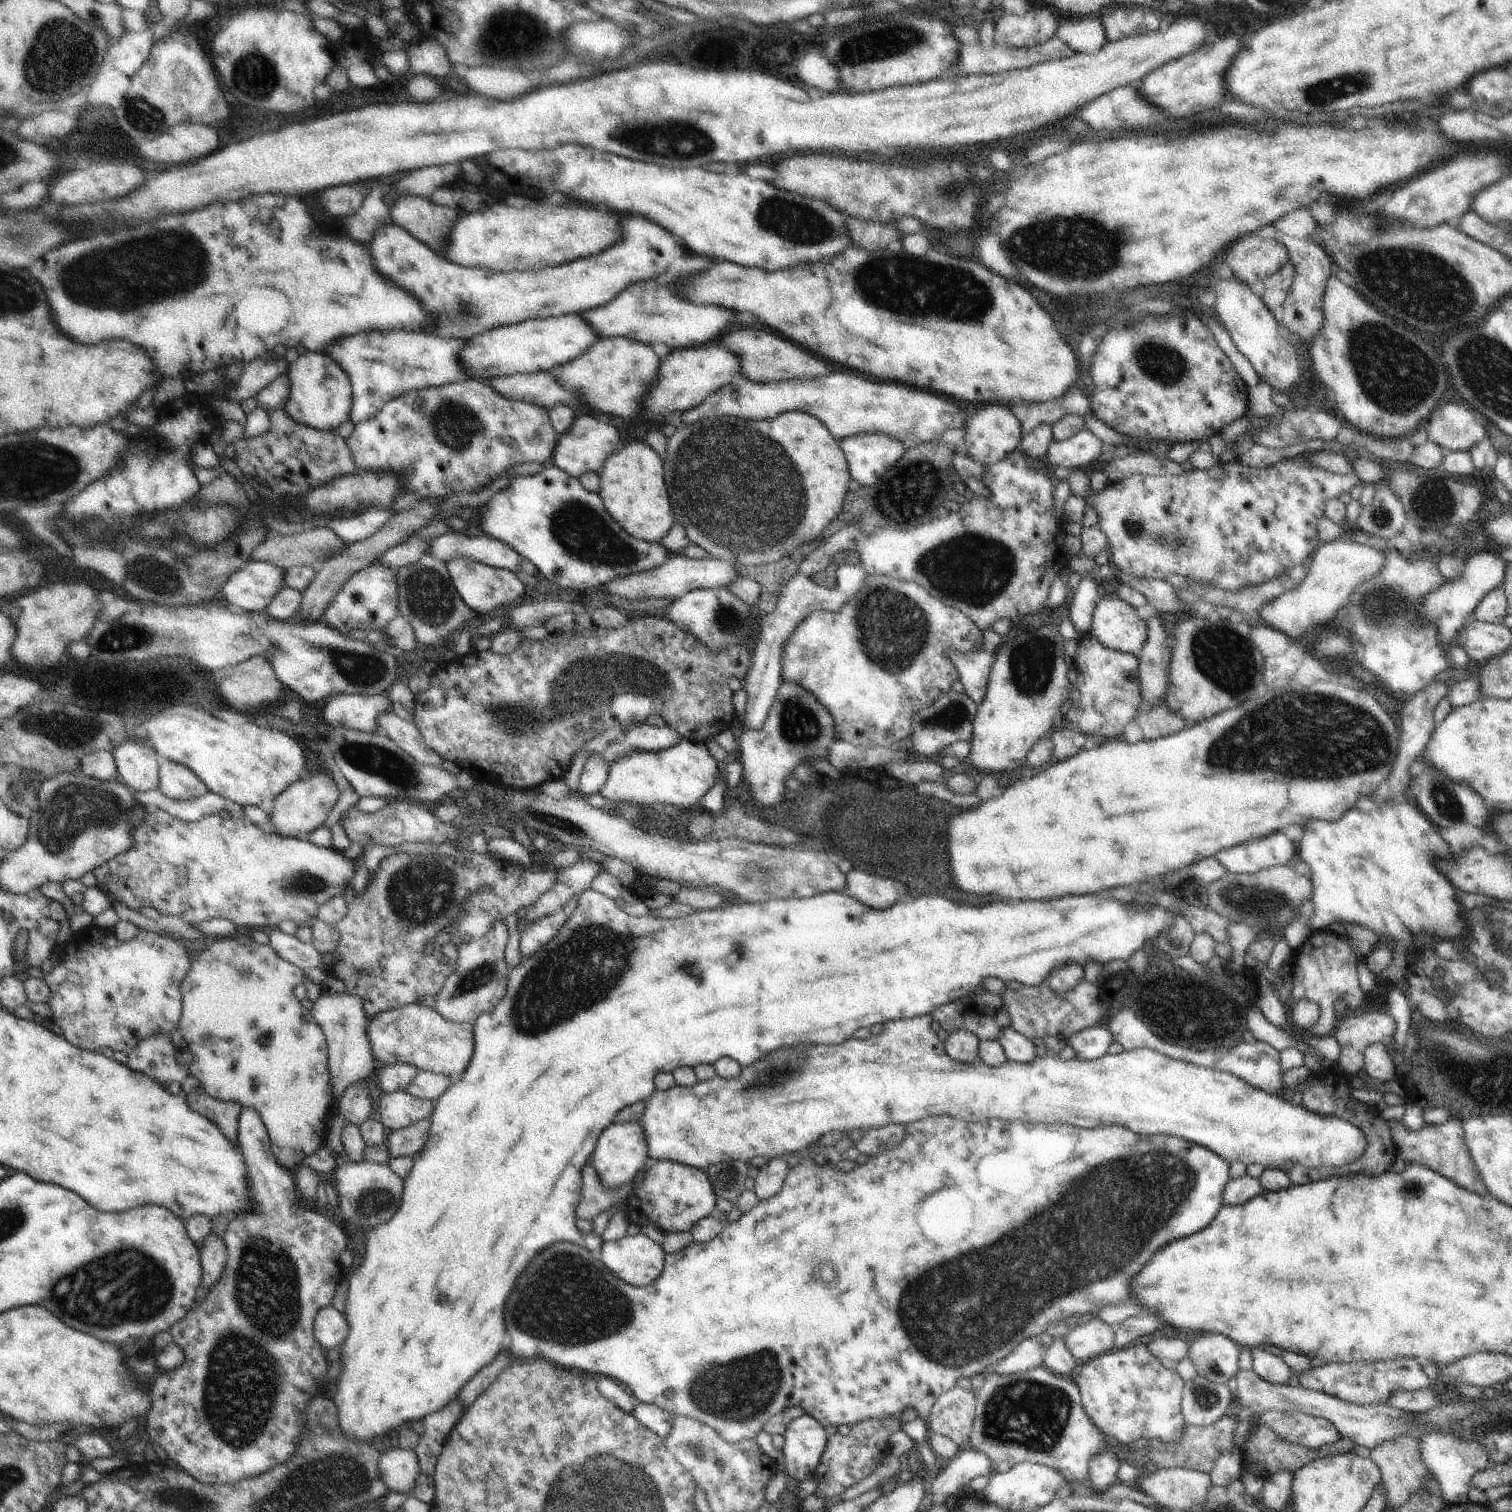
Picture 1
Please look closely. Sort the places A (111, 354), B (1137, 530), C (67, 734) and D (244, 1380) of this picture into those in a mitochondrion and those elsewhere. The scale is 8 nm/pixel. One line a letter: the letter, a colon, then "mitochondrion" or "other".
A: other
B: mitochondrion
C: mitochondrion
D: mitochondrion

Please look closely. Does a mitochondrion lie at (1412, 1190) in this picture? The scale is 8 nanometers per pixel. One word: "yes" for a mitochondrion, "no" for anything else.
yes

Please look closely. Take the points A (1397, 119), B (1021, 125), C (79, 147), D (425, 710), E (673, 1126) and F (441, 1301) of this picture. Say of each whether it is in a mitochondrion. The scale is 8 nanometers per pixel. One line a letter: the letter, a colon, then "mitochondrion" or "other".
A: other
B: other
C: other
D: other
E: other
F: mitochondrion

